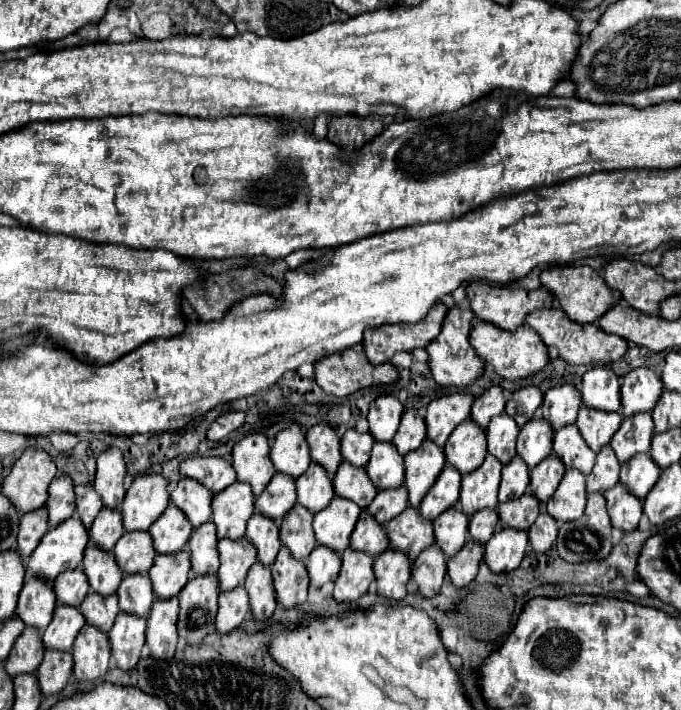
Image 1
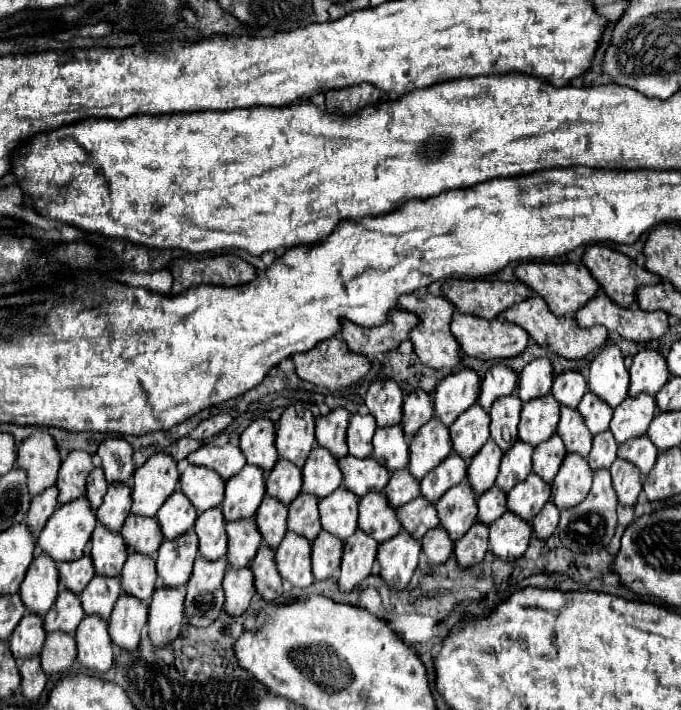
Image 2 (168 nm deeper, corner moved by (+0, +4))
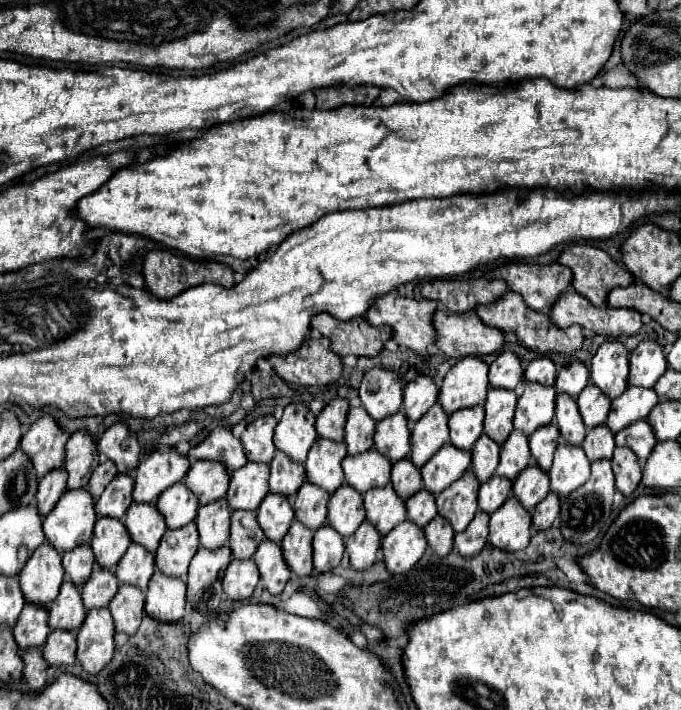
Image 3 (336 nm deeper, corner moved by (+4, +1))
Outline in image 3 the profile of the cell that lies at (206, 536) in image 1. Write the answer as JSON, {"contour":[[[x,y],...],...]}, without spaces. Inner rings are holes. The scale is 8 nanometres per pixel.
{"contour":[[[226,498],[212,500],[212,504],[204,504],[198,510],[196,526],[200,532],[200,544],[208,550],[220,548],[228,542],[230,536],[230,508]]]}

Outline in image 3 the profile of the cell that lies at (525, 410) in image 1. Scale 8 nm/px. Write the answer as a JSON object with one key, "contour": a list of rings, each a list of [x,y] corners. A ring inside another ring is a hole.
{"contour":[[[546,356],[536,358],[536,360],[532,360],[528,364],[524,378],[528,382],[540,382],[540,384],[546,384],[546,386],[554,386],[554,382],[556,382],[556,366]]]}

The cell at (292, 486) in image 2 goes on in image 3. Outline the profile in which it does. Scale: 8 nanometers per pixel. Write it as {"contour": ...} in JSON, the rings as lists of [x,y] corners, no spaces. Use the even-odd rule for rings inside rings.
{"contour":[[[276,452],[270,462],[270,492],[292,496],[304,484],[304,466],[290,460],[284,452]]]}

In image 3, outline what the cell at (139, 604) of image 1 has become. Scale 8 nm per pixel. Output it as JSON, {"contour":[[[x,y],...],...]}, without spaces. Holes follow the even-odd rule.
{"contour":[[[132,542],[116,566],[118,580],[122,584],[134,584],[142,592],[146,592],[152,574],[154,574],[154,554],[146,552],[146,548]]]}

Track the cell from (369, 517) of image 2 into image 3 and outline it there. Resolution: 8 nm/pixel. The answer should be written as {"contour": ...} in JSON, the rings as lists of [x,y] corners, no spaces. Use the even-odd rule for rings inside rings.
{"contour":[[[392,484],[382,488],[372,488],[364,494],[364,506],[368,520],[378,528],[382,536],[386,536],[396,524],[406,520],[406,504],[394,492]]]}

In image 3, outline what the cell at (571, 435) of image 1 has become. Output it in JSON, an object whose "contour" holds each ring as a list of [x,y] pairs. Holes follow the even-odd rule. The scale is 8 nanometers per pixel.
{"contour":[[[566,394],[556,396],[556,424],[560,428],[560,436],[564,442],[576,446],[582,444],[586,436],[586,426],[582,424],[582,416],[572,396]]]}

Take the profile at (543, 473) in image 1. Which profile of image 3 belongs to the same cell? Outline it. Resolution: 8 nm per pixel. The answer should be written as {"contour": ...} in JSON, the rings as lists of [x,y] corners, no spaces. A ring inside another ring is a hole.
{"contour":[[[554,422],[550,426],[540,428],[538,432],[534,432],[534,436],[530,436],[532,458],[546,472],[552,466],[552,456],[554,456],[554,450],[558,446],[558,438],[560,438],[558,436],[558,426]]]}

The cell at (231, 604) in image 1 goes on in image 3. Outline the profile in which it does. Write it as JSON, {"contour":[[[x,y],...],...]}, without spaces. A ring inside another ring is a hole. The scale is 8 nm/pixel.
{"contour":[[[232,560],[224,572],[224,592],[230,600],[244,600],[250,598],[256,584],[260,580],[258,566],[254,560]]]}

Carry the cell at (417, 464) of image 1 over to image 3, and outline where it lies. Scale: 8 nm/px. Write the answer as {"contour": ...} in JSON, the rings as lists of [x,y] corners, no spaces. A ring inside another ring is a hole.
{"contour":[[[434,404],[412,428],[410,460],[422,468],[448,442],[448,416],[440,404]]]}

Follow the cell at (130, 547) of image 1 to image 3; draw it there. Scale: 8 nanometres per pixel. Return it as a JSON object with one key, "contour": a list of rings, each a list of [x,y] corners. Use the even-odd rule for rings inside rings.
{"contour":[[[130,504],[124,520],[132,542],[142,544],[146,550],[156,552],[162,534],[166,532],[166,522],[158,512],[156,504]]]}

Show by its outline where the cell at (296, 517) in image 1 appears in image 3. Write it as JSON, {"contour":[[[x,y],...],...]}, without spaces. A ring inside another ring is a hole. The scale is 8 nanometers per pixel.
{"contour":[[[310,482],[302,484],[302,488],[296,492],[294,498],[294,512],[296,520],[300,520],[310,530],[318,530],[326,522],[326,504],[330,500],[330,494]]]}

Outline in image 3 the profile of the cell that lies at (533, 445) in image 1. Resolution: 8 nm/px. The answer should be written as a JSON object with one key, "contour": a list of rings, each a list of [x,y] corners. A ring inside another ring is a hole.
{"contour":[[[524,382],[524,394],[518,398],[514,428],[522,430],[524,434],[532,434],[540,426],[546,426],[554,418],[554,400],[556,390],[542,384],[528,384]]]}

